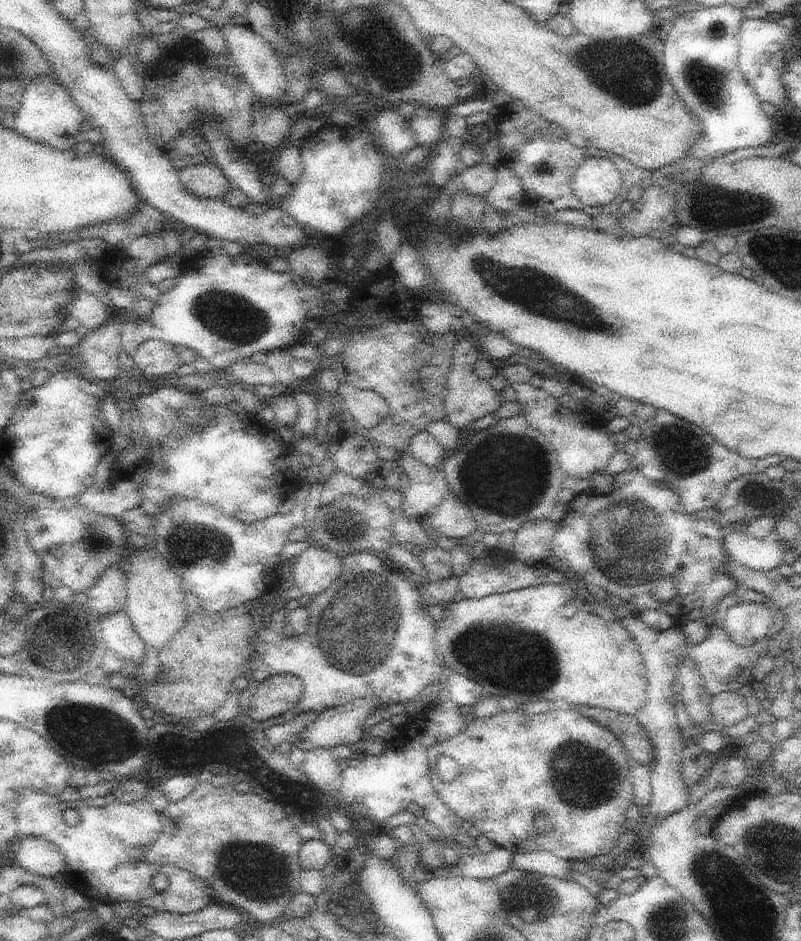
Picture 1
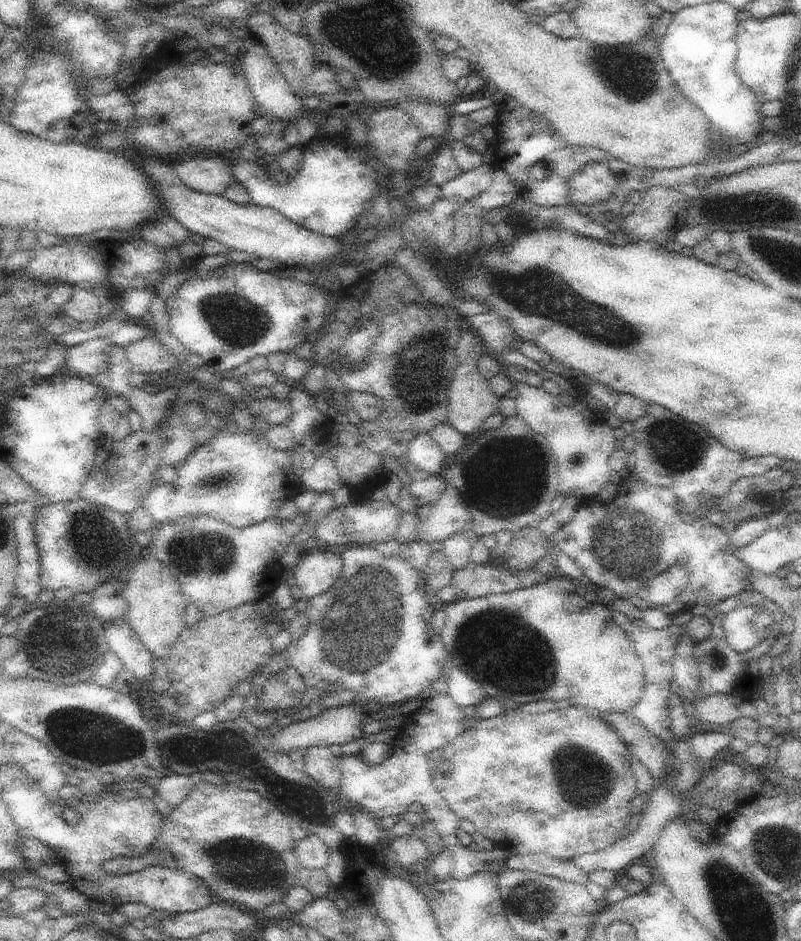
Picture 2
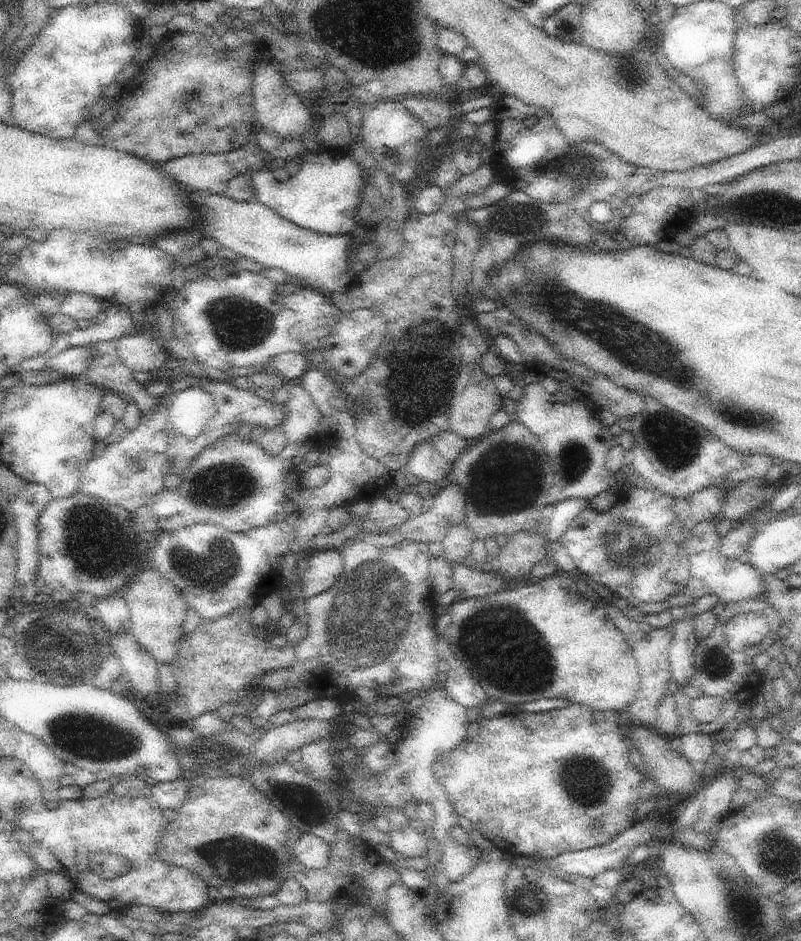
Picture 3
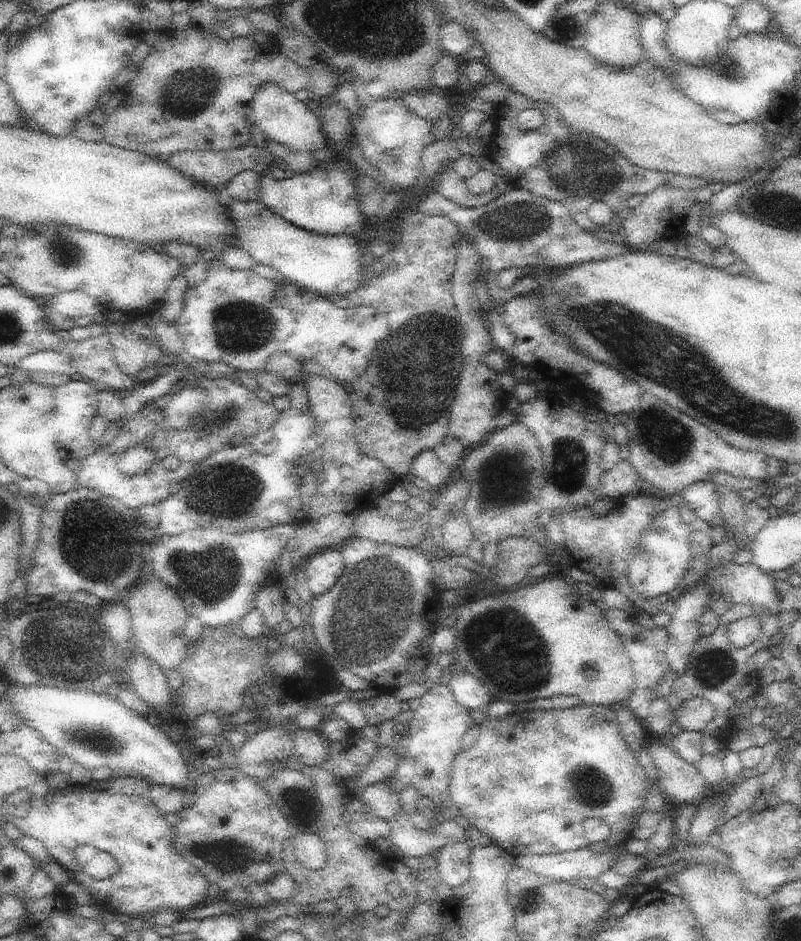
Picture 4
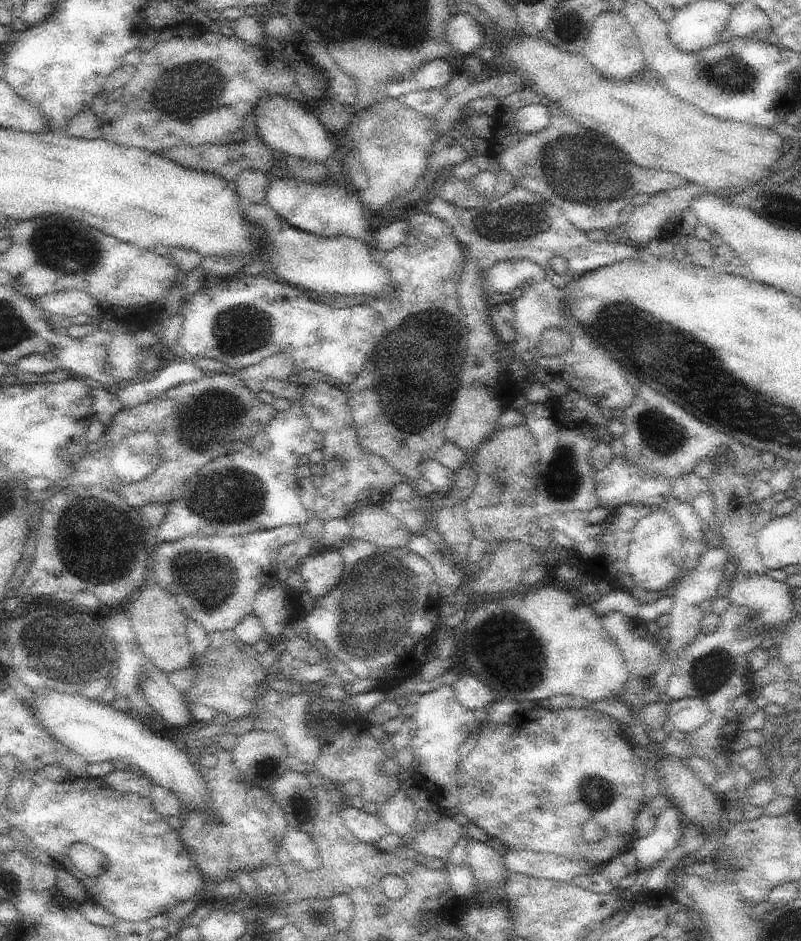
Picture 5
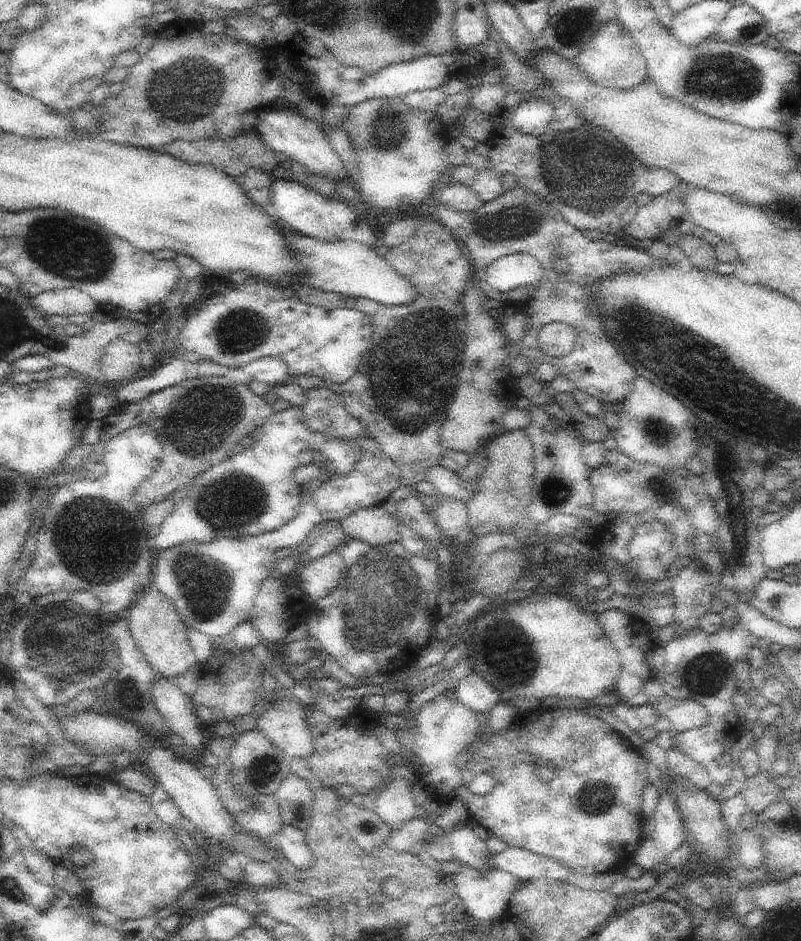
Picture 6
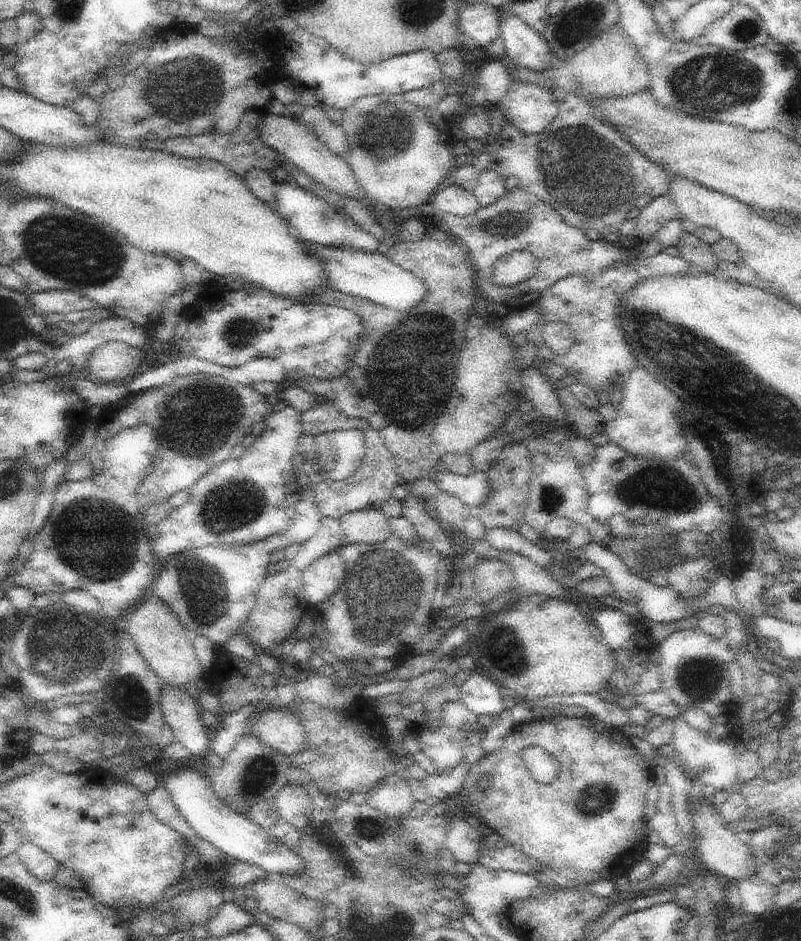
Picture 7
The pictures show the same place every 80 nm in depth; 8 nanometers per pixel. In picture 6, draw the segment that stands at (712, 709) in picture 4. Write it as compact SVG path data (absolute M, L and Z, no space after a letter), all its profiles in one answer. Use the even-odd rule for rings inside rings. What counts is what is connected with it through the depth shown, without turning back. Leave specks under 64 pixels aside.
M670 696L652 697L646 705L666 717L676 733L682 730L705 728L710 720L706 708L694 700L672 699Z

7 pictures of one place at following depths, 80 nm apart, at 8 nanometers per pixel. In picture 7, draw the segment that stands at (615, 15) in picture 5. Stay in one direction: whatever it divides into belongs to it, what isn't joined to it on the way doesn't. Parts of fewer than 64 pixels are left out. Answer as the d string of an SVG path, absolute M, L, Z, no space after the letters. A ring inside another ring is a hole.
M619 24L602 32L589 48L574 54L570 60L564 60L548 70L542 70L542 72L518 66L507 55L500 60L510 70L512 78L518 82L538 84L542 88L552 90L560 88L565 92L584 94L584 96L600 98L600 100L618 98L618 96L628 98L628 96L636 96L638 92L644 92L646 88L651 88L646 62L642 59L634 40L630 39L630 36Z

